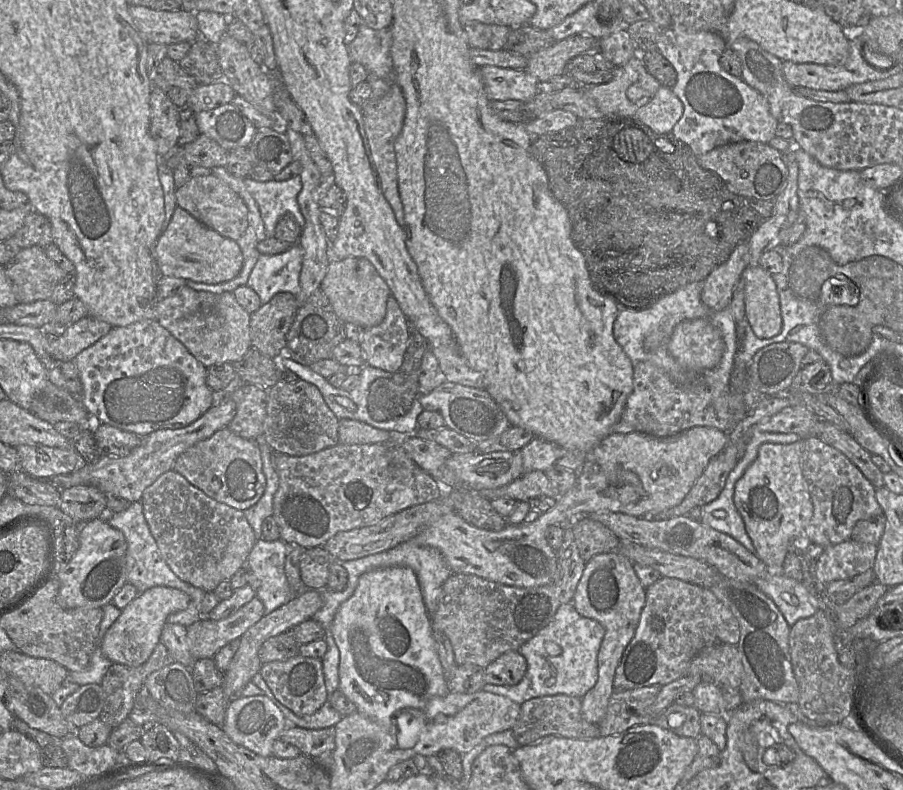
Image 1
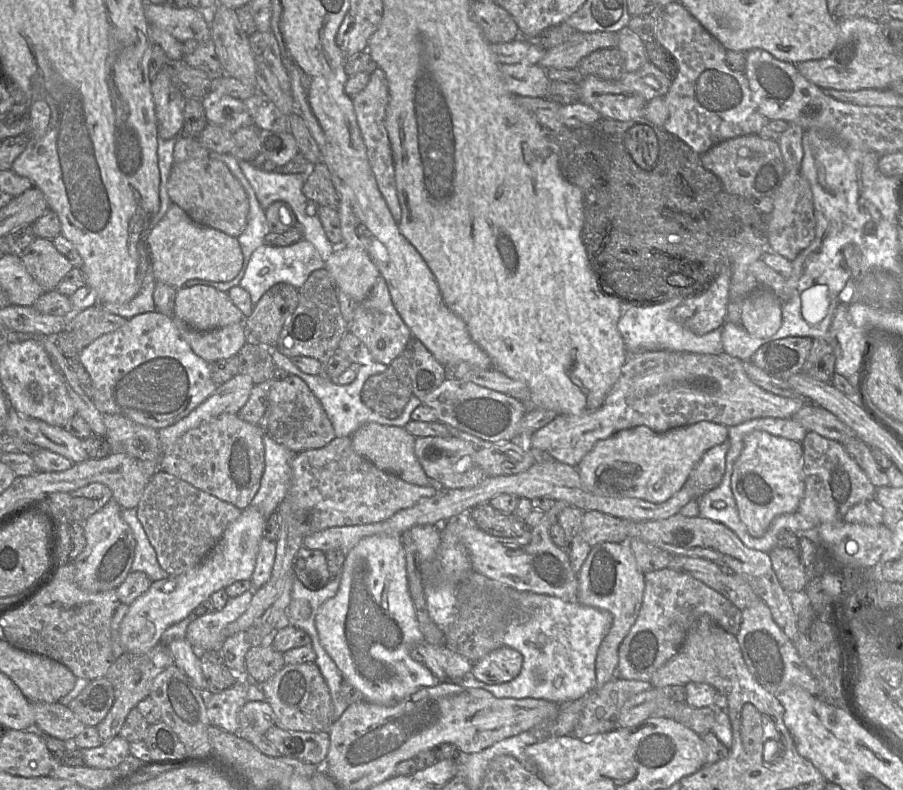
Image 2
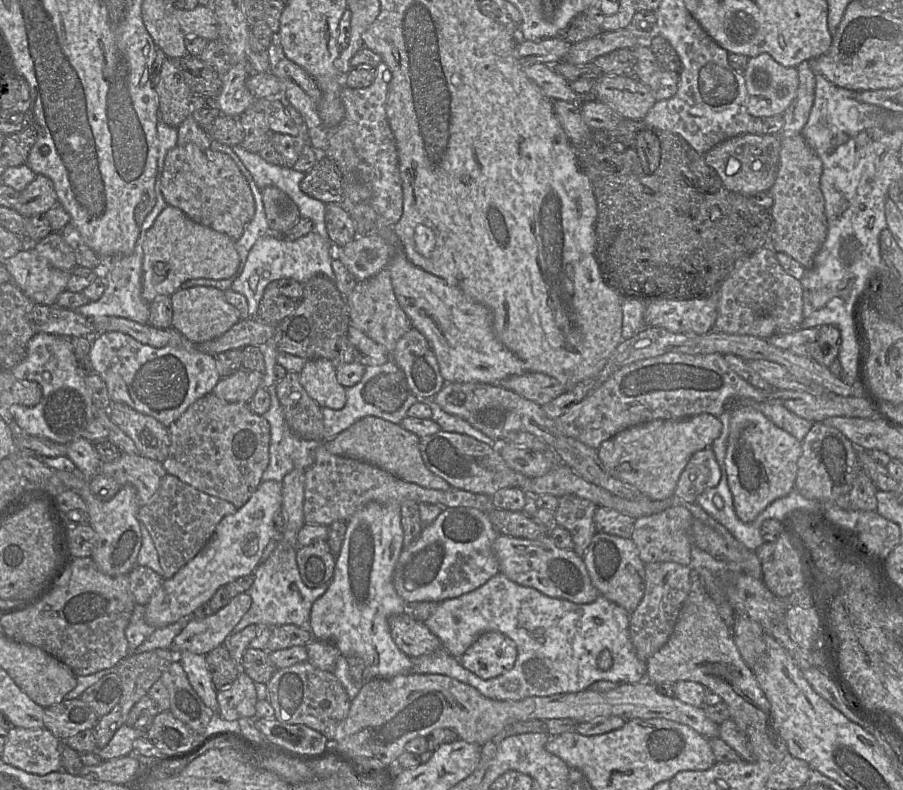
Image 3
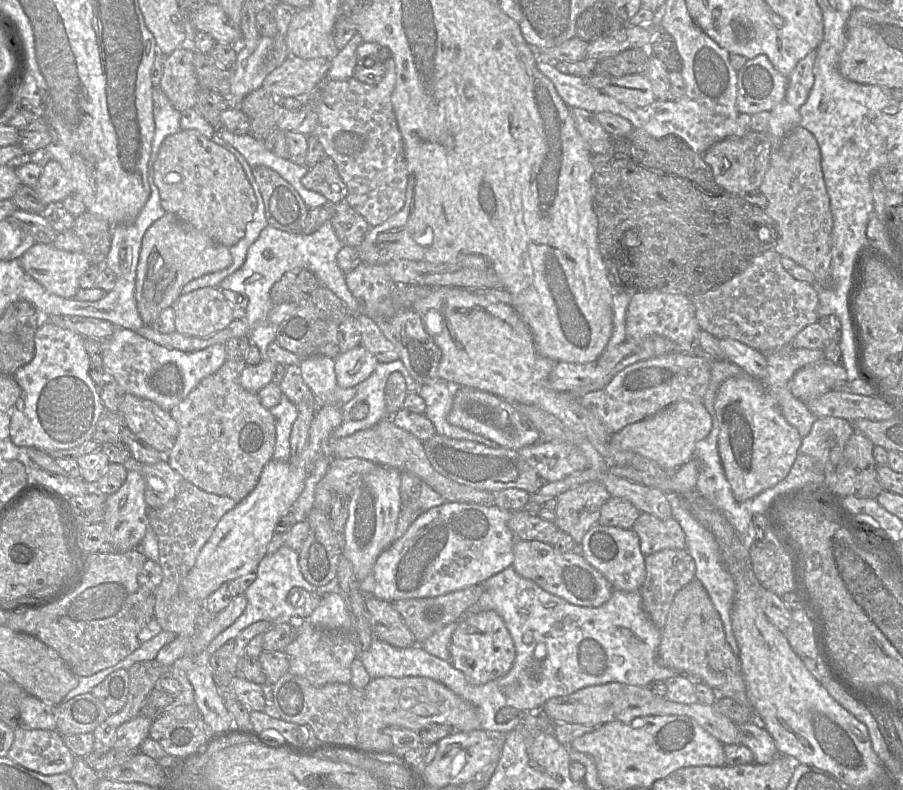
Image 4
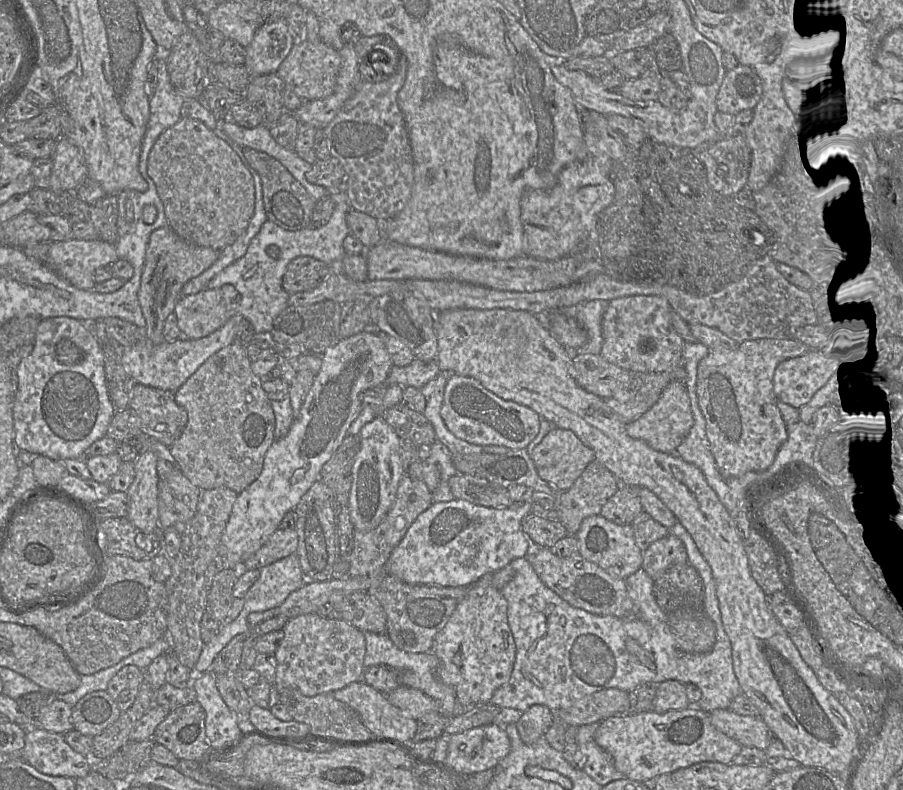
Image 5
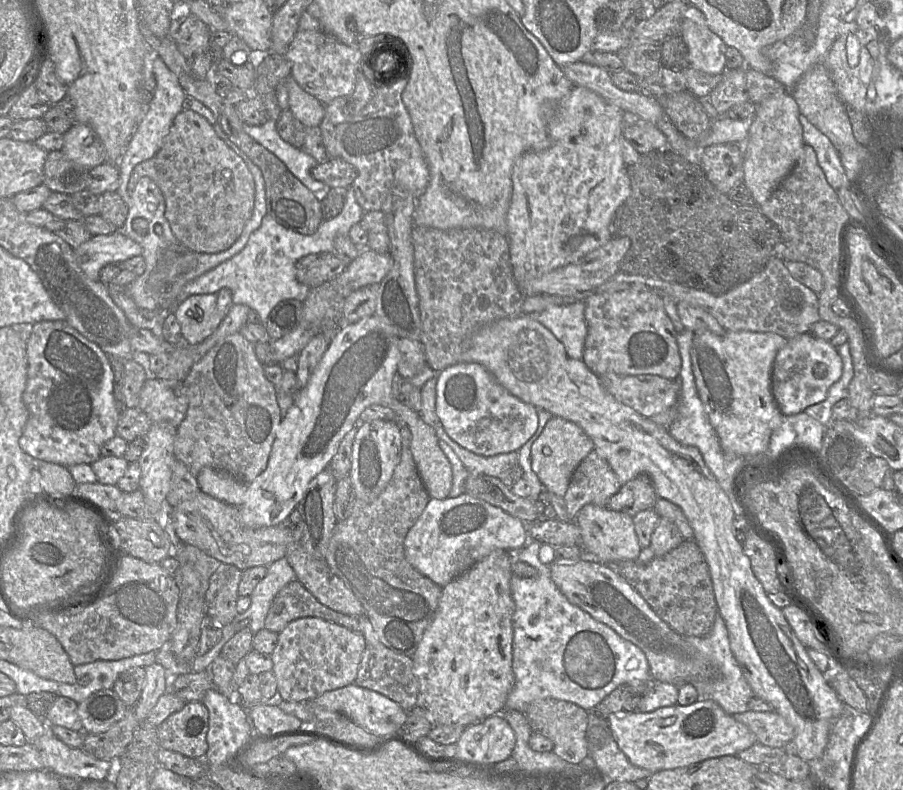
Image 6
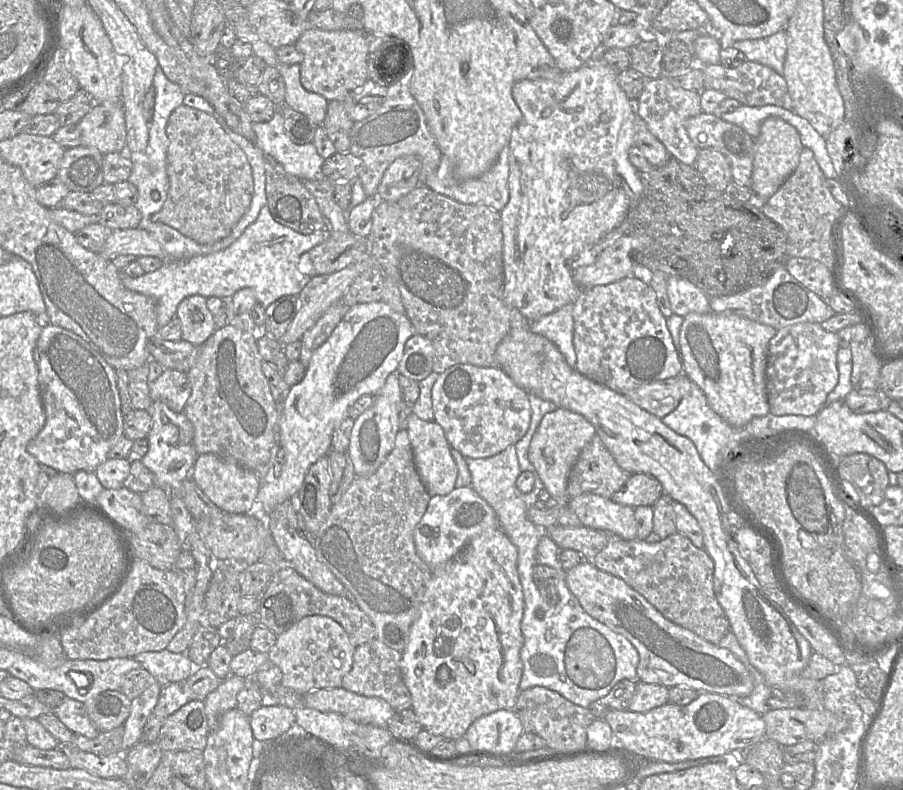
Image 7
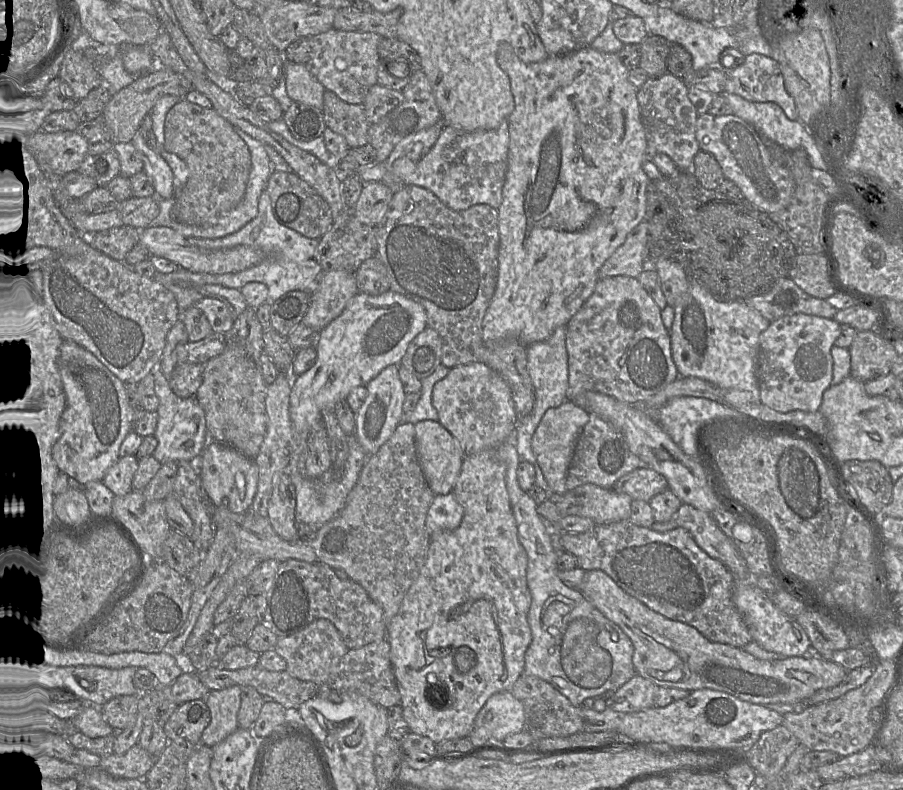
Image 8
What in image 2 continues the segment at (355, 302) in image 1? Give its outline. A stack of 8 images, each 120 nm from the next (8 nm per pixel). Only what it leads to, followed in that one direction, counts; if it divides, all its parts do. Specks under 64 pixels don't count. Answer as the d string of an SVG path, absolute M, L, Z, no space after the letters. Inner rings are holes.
M344 243L334 244L334 252L325 261L338 289L347 294L356 303L370 294L380 272L365 251L345 247Z

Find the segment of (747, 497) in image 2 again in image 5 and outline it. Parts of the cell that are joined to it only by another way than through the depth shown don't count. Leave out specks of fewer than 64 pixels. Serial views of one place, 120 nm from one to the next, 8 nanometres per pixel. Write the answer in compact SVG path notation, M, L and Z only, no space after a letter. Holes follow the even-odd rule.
M757 339L739 344L733 351L710 350L697 368L697 397L706 420L706 434L720 474L725 478L740 477L749 471L762 472L774 462L788 438L787 423L778 408L774 393L777 366L790 358L809 353L813 347L797 339Z

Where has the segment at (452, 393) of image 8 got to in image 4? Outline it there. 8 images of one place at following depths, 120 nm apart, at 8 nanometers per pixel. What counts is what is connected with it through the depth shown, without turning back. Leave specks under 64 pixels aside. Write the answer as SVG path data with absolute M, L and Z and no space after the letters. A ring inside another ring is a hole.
M458 387L448 421L454 426L469 430L497 442L500 447L521 449L539 442L540 433L535 426L523 418L515 404L492 393L471 387Z

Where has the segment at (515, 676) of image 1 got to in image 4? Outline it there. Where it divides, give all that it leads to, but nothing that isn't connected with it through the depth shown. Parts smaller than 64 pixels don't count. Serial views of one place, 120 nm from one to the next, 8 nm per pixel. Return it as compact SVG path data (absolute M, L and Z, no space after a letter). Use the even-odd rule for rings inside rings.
M493 610L464 615L458 621L449 650L452 665L473 685L483 685L505 676L512 668L516 657L513 639L502 617Z

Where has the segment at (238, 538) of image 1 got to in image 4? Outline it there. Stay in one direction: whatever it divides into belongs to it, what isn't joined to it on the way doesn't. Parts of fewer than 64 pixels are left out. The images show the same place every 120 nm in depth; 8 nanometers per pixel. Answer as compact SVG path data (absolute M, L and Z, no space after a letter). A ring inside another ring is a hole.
M184 479L173 500L161 508L148 507L148 524L158 538L159 564L163 570L162 582L154 591L154 617L162 630L183 637L195 634L195 619L203 607L203 602L186 597L182 590L182 582L220 519L236 504L227 496L205 492Z

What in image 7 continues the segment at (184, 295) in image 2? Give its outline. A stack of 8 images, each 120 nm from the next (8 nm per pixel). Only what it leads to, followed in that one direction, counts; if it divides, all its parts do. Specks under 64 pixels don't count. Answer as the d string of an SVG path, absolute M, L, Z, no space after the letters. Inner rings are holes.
M192 295L183 299L176 311L182 326L182 340L201 346L217 329L212 313L206 305L207 298Z

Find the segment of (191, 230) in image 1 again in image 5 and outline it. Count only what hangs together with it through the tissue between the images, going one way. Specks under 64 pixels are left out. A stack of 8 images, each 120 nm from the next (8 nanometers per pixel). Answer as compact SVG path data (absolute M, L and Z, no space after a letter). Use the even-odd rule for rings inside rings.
M169 225L151 233L138 292L139 303L146 320L145 338L148 341L154 345L160 345L165 341L164 323L167 316L173 313L175 304L181 297L181 289L190 279L208 269L219 255L219 250L185 241Z

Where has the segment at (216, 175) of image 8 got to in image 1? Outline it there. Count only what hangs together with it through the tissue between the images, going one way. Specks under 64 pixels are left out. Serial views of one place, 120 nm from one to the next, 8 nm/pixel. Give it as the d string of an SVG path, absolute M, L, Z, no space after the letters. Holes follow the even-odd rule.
M211 173L190 178L176 188L175 198L177 206L223 237L237 241L247 228L248 210L243 199L226 182Z

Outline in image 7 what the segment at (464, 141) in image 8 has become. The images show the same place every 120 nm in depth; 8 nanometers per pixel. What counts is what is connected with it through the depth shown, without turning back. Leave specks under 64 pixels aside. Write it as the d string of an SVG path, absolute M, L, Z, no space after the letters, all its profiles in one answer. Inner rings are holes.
M506 145L489 171L481 175L480 177L459 180L457 179L452 171L450 161L447 157L441 157L436 171L428 176L422 185L430 188L436 193L444 195L462 204L477 204L484 205L496 212L501 212L509 201L509 147Z

